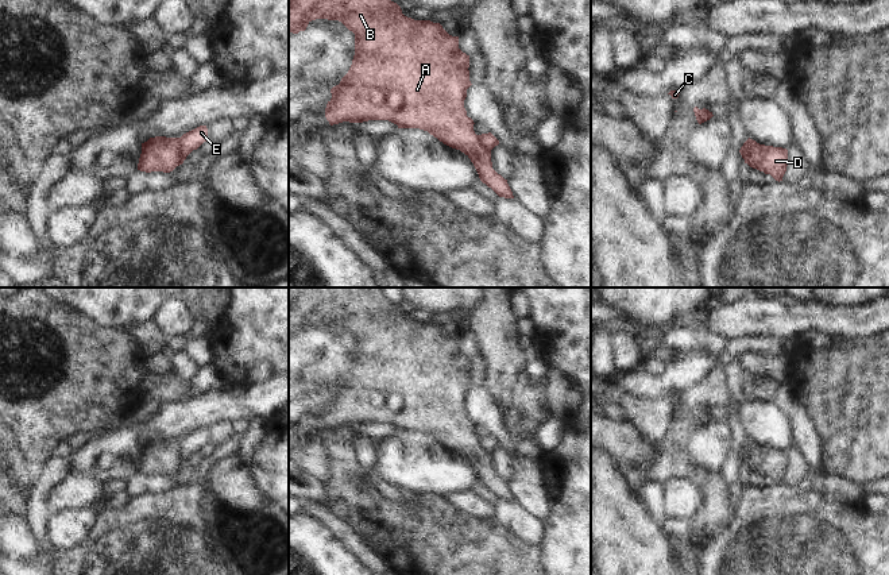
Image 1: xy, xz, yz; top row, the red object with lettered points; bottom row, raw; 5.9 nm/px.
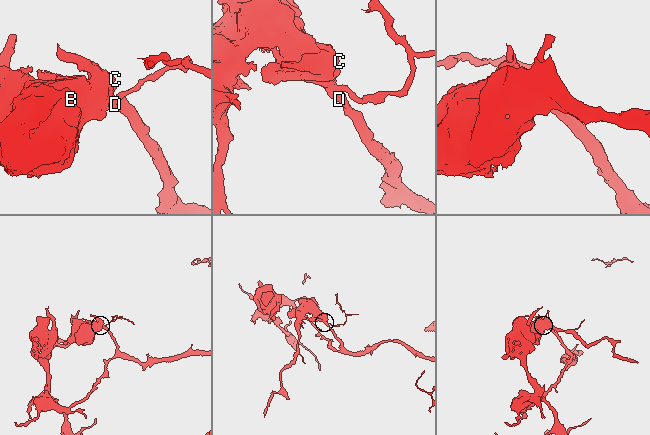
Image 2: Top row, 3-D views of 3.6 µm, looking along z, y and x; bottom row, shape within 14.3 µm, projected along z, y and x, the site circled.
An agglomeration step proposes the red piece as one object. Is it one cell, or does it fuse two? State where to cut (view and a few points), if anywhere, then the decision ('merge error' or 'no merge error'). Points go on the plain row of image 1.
cut in xy along (178, 440), (178, 459), (182, 463); merge error

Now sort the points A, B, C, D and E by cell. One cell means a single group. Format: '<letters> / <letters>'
A B C D / E

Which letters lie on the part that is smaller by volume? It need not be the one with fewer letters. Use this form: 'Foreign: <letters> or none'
Foreign: E

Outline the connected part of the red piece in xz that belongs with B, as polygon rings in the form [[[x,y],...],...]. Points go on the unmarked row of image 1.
[[[289,288],[289,335],[305,333],[316,321],[339,323],[355,336],[352,367],[340,386],[331,391],[332,401],[325,410],[331,428],[343,424],[389,422],[398,431],[428,433],[444,447],[464,455],[474,466],[480,483],[499,499],[514,501],[507,482],[492,471],[491,454],[482,449],[474,433],[475,425],[467,418],[464,402],[472,387],[469,358],[459,351],[459,339],[449,337],[440,325],[405,319],[401,309],[383,297],[380,288]]]

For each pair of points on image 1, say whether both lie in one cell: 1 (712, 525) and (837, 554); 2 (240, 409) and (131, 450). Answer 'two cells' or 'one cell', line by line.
1: two cells
2: one cell

